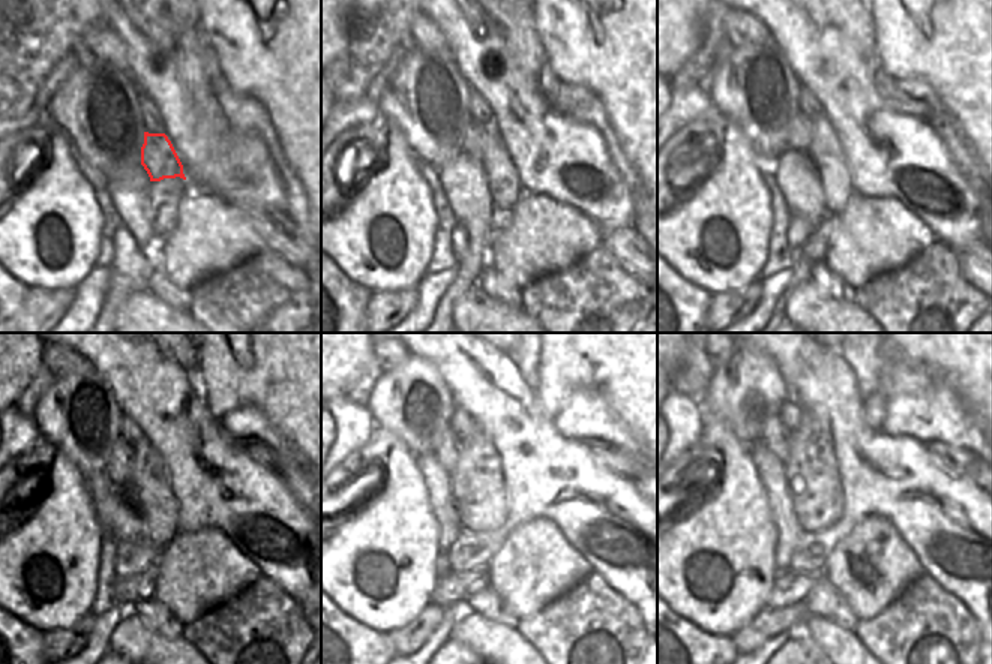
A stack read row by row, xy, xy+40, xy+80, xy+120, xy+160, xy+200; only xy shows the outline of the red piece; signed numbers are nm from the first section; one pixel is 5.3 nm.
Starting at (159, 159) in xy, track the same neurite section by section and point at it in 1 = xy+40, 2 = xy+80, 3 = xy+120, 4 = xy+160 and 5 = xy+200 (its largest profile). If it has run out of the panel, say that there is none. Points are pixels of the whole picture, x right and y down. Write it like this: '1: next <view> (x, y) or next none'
1: next xy+40 (473, 140)
2: next xy+80 (799, 138)
3: next xy+120 (119, 465)
4: next xy+160 (447, 448)
5: next xy+200 (775, 436)

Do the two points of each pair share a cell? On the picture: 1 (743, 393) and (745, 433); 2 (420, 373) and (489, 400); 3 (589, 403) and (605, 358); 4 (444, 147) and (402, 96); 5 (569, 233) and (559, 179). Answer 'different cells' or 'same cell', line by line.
1: same cell
2: different cells
3: different cells
4: same cell
5: different cells

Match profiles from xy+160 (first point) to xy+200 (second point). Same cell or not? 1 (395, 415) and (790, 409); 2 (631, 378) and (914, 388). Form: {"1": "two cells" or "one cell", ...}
{"1": "two cells", "2": "two cells"}

